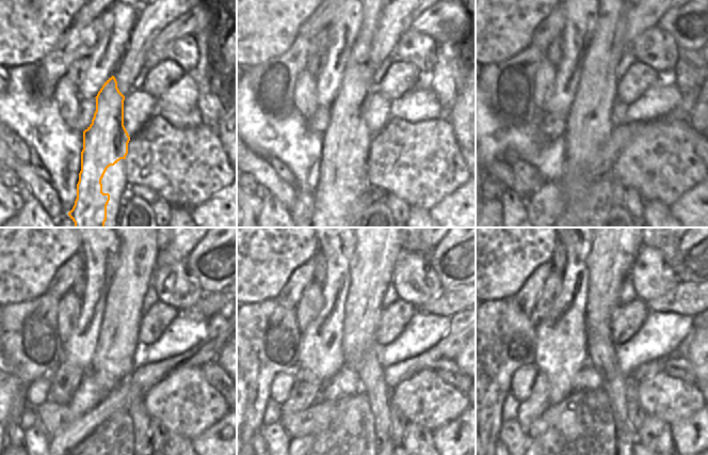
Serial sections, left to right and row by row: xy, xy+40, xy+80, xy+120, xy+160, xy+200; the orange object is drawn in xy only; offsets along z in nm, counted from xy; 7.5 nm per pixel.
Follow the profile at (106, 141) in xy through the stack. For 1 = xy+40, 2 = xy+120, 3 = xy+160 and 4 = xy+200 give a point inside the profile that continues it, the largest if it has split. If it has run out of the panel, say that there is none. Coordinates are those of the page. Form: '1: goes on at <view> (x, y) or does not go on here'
1: goes on at xy+40 (347, 139)
2: goes on at xy+120 (118, 335)
3: goes on at xy+160 (377, 249)
4: goes on at xy+200 (614, 249)

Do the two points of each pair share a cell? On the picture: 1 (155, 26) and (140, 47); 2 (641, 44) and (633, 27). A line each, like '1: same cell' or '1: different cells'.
1: same cell
2: different cells

